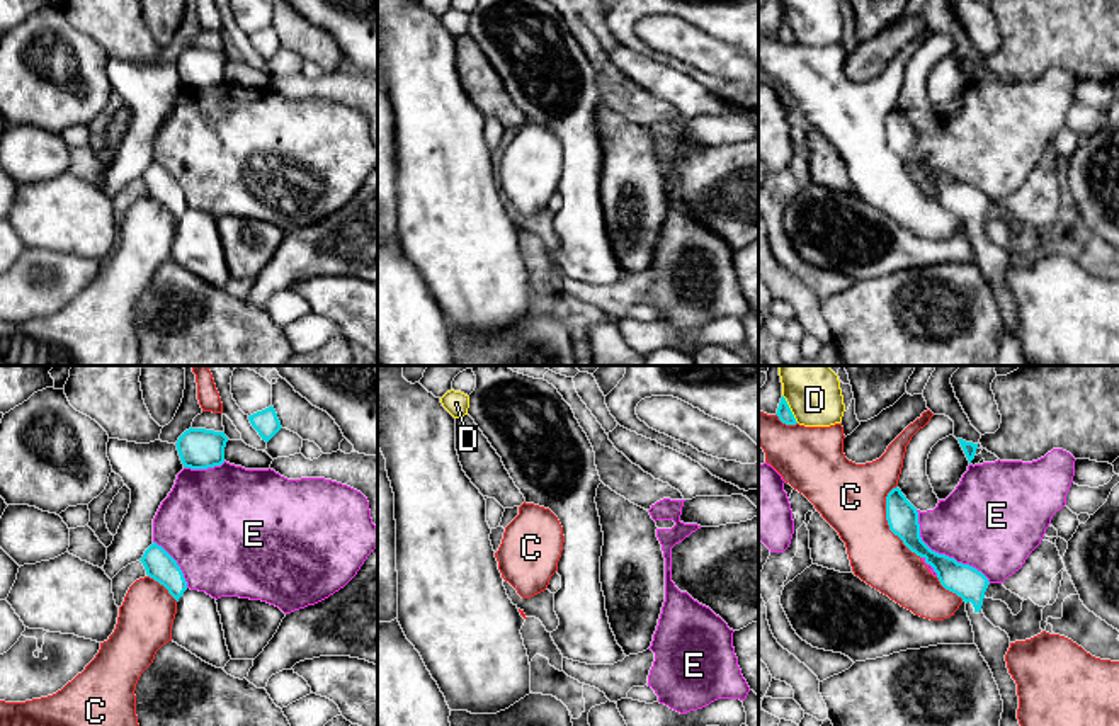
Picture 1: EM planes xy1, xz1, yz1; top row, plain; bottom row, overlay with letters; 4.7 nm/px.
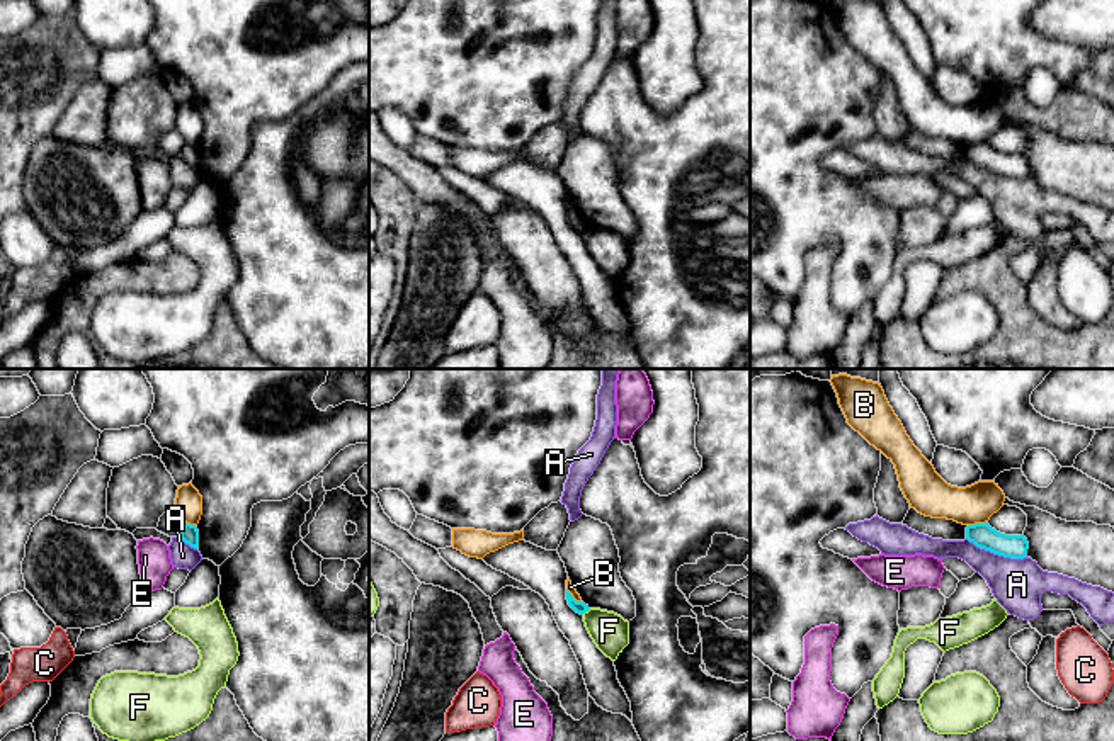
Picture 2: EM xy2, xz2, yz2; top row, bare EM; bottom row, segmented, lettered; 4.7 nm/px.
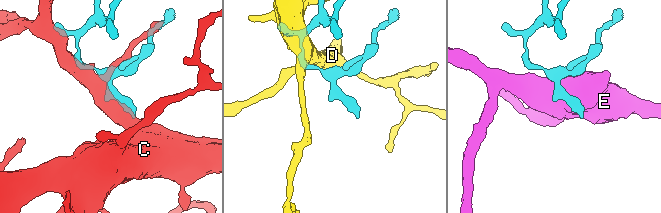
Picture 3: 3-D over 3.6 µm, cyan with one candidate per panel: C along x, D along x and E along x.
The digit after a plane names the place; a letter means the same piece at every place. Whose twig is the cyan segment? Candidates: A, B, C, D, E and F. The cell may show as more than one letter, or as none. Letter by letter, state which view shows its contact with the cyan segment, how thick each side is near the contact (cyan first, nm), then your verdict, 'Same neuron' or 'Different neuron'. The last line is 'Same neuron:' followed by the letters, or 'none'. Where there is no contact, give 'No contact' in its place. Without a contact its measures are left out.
A: Touches cyan in yz2. Thickness 110 nm (cyan) against 240 nm. Different neuron
B: Touches cyan in yz2. Thickness 110 nm (cyan) against 190 nm. Different neuron
C: Touches cyan in yz1. Thickness 150 nm (cyan) against 320 nm. Different neuron
D: Touches cyan in yz1. Thickness 70 nm (cyan) against 260 nm. Different neuron
E: Touches cyan in yz1. Thickness 160 nm (cyan) against 420 nm. Different neuron
F: Touches cyan in xz2. Thickness 60 nm (cyan) against 180 nm. Different neuron
Same neuron: none

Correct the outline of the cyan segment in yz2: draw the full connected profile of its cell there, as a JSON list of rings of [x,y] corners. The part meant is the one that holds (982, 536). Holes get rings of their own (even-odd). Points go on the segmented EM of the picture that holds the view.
[[[986,522],[966,527],[966,539],[976,547],[993,554],[1024,559],[1027,557],[1029,542],[1024,535],[1005,535],[992,529]]]

